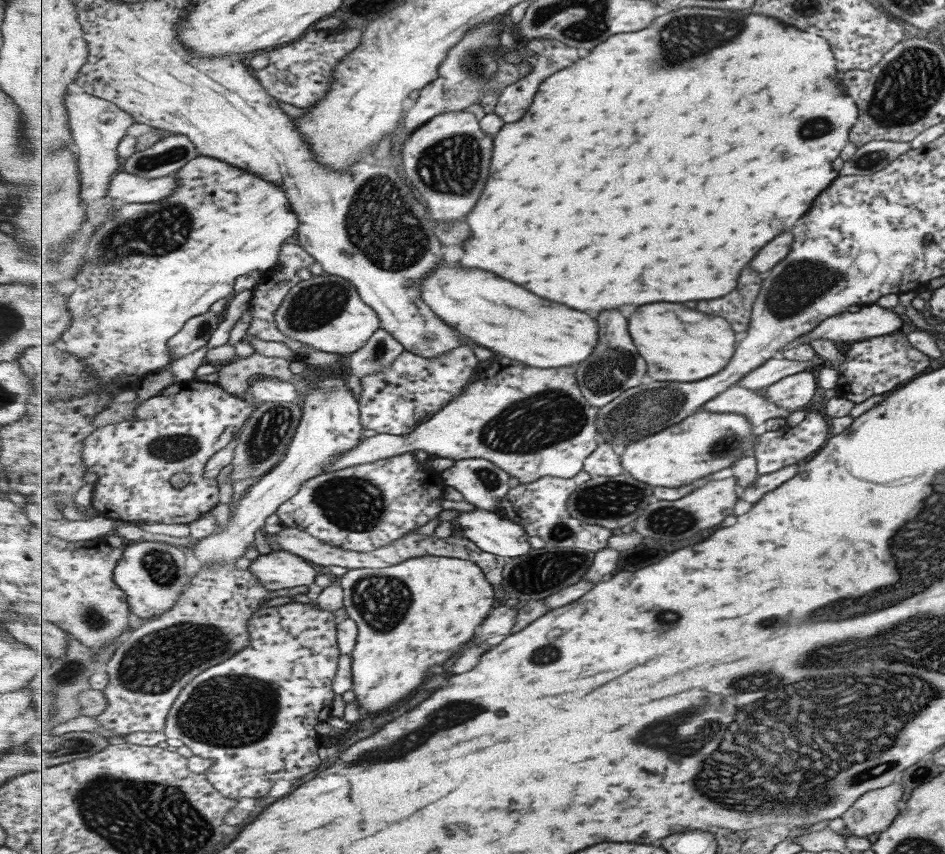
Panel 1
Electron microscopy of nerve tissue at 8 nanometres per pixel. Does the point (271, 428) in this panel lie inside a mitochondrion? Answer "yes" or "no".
yes

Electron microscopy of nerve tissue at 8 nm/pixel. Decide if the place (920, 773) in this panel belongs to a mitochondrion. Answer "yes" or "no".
yes

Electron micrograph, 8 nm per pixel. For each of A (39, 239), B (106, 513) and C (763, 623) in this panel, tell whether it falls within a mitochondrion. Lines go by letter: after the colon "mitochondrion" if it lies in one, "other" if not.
A: other
B: other
C: mitochondrion

